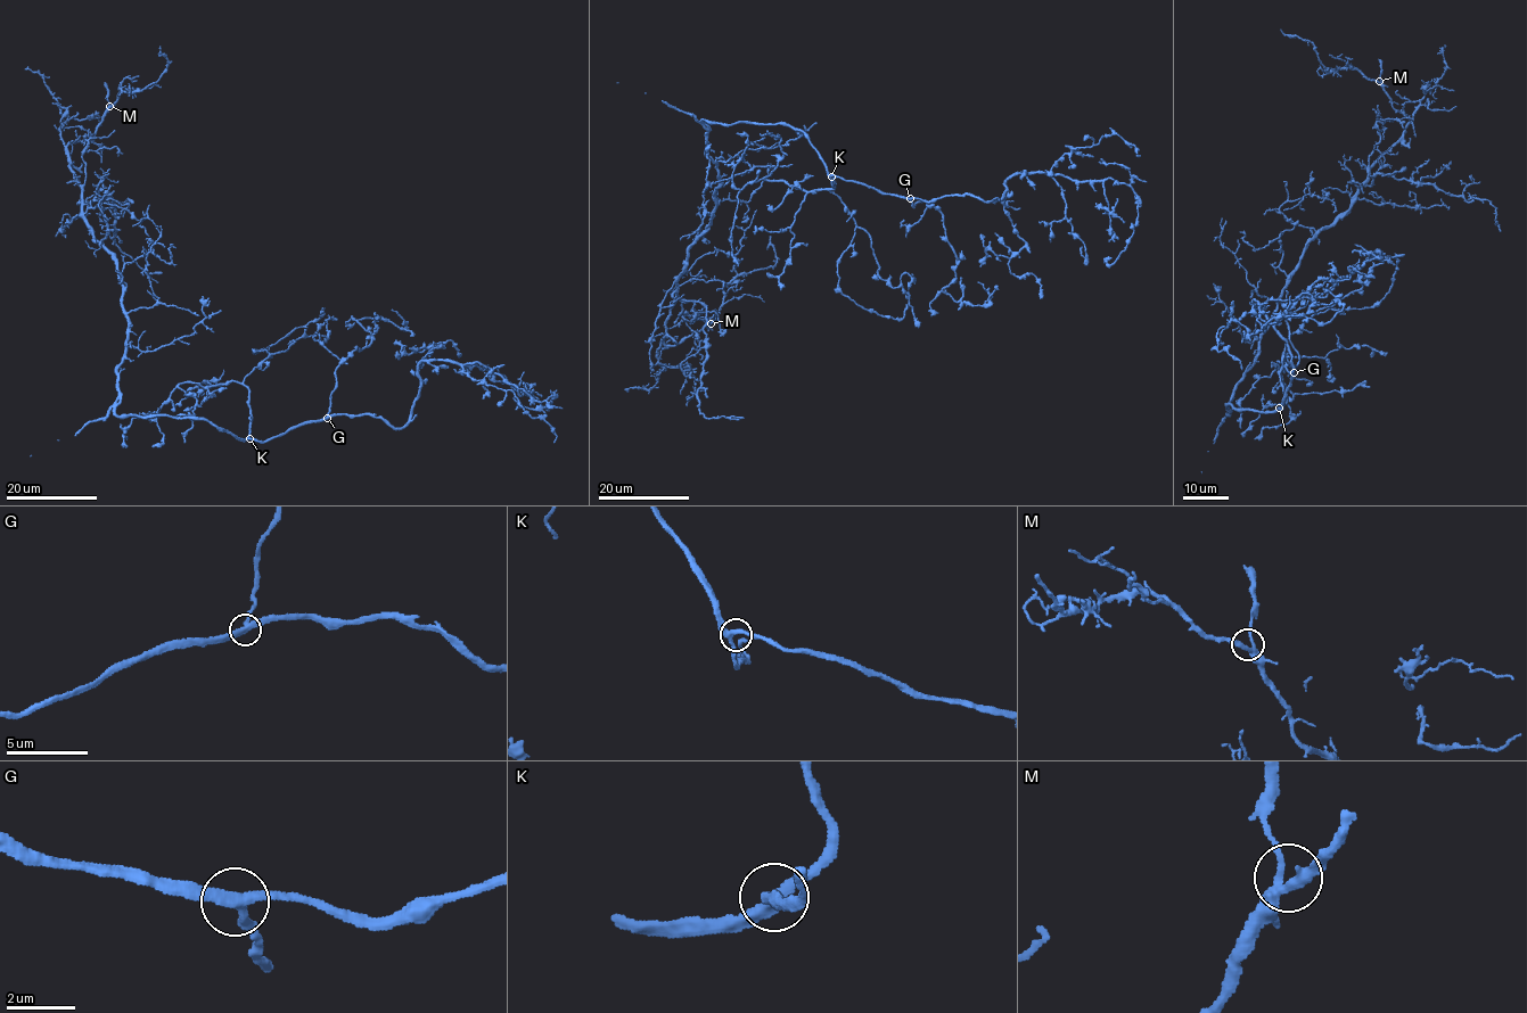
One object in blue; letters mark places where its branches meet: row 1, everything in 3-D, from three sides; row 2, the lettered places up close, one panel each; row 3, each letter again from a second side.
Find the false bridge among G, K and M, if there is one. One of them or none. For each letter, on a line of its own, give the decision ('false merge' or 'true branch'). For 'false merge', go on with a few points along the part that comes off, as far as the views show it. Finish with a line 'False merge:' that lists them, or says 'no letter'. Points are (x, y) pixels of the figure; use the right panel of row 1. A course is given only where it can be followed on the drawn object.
G: true branch
K: true branch
M: true branch
False merge: no letter

